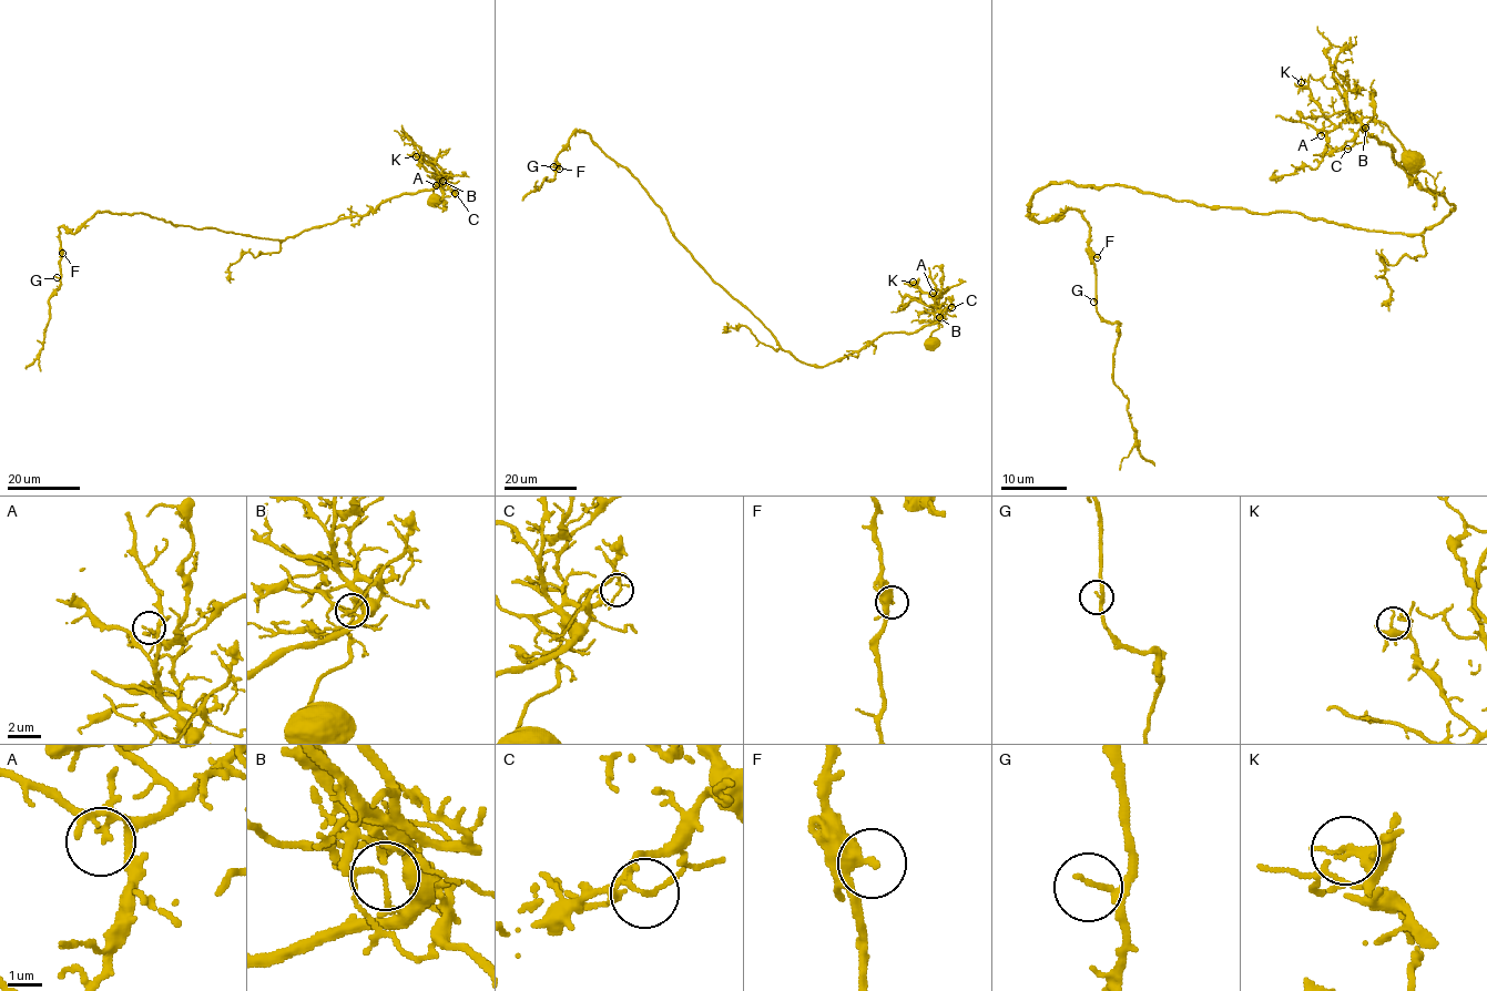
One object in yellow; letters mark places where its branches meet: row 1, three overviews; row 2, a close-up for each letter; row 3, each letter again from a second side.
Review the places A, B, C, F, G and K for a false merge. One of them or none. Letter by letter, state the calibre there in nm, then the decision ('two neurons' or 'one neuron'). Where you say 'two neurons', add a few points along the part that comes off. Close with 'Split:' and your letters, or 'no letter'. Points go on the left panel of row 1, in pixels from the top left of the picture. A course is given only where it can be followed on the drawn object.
A: 110 nm thick; one neuron
B: 90 nm thick; two neurons; foreign part runs (441, 181), (437, 177), (442, 174), (441, 170), (405, 135), (403, 141)
C: 100 nm thick; one neuron
F: 280 nm thick; one neuron
G: 120 nm thick; one neuron
K: 170 nm thick; one neuron
Split: B

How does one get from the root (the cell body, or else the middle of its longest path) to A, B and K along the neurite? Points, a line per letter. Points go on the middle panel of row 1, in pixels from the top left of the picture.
A: (933, 343), (930, 334), (938, 327), (939, 319), (933, 293)
B: (933, 343), (930, 334), (938, 327), (934, 317), (938, 317)
K: (933, 343), (930, 334), (938, 327), (939, 315), (933, 298), (913, 282)

